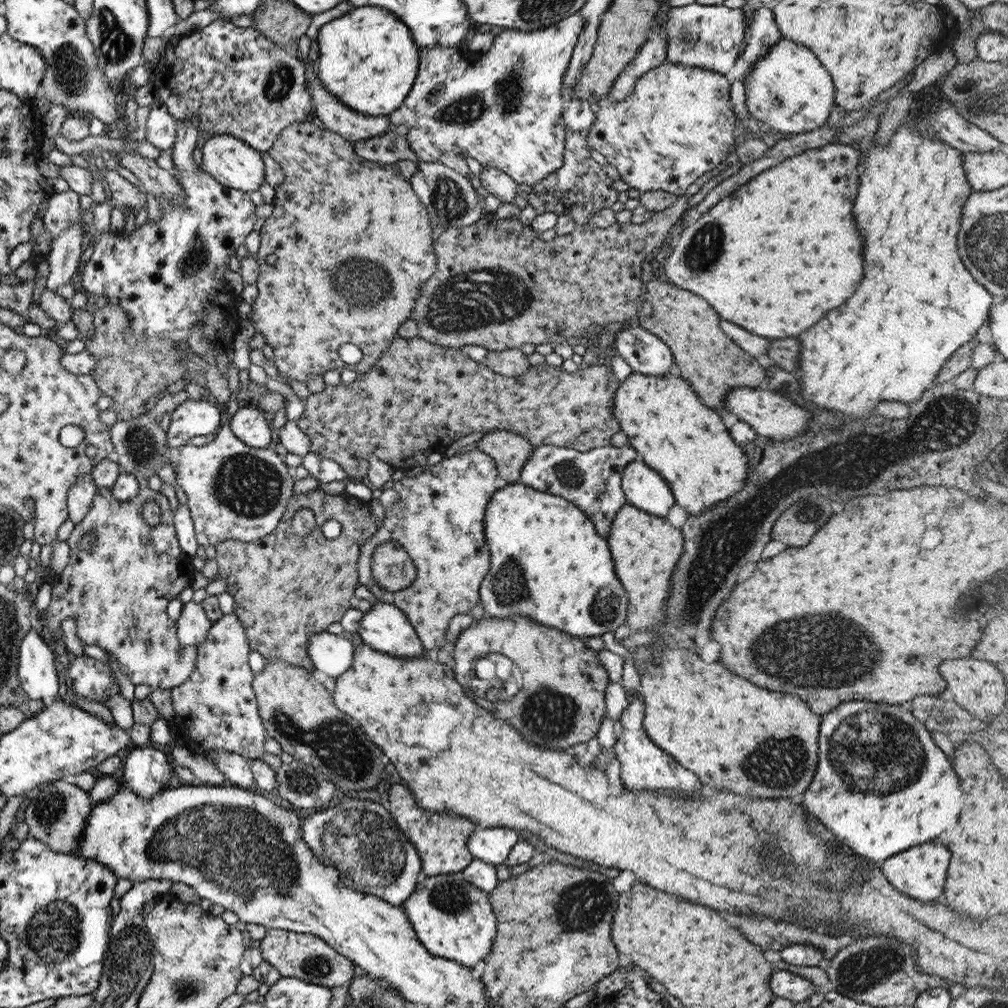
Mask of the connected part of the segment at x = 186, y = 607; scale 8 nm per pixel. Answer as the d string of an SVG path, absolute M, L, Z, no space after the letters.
M191 600L183 603L179 617L175 622L176 636L179 643L181 643L181 647L183 649L195 648L196 645L203 642L211 623L205 617L199 603Z

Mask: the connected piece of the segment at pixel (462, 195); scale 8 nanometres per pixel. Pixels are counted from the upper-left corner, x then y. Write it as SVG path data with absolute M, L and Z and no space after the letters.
M415 160L417 168L408 168L406 175L409 178L412 192L416 194L420 204L427 211L431 225L447 229L450 227L469 227L473 225L484 211L477 202L475 191L469 183L469 178L455 172L440 162L421 162Z

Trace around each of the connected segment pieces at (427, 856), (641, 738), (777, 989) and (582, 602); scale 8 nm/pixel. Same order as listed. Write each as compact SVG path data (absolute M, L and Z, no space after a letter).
M393 784L387 790L385 800L389 800L389 804L385 803L385 806L389 810L390 816L397 823L399 830L415 847L420 858L420 871L426 877L460 872L474 859L467 851L467 847L465 847L466 840L476 825L473 821L444 814L444 812L428 812L416 805L409 789L407 790L407 788L399 786L399 784Z
M639 694L628 696L628 706L621 712L619 722L621 725L621 737L613 746L614 756L619 760L619 778L622 786L630 792L637 791L666 791L673 796L699 796L704 792L704 786L699 782L695 774L683 768L672 756L663 752L646 736L642 728L644 705Z
M782 969L771 972L769 986L775 996L788 1000L793 1005L808 1000L809 996L815 992L815 985L807 978Z
M520 482L509 483L495 490L483 510L483 540L489 551L489 570L479 583L479 606L483 608L485 616L505 618L511 615L521 615L528 619L537 620L537 623L553 627L567 633L571 637L593 638L601 637L605 632L613 633L618 626L624 623L626 617L627 596L625 590L614 573L613 563L606 539L600 537L591 521L571 502L567 502L560 496L553 496L544 492L536 491Z

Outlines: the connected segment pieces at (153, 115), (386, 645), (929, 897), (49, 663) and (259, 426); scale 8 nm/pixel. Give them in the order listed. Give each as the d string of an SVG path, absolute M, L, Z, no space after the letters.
M158 99L149 107L144 139L160 151L171 150L175 140L177 122L173 120L172 116L165 110L163 103L159 102Z
M386 602L375 603L370 606L369 610L363 612L363 616L359 620L359 626L357 626L354 634L356 641L367 645L371 650L379 651L389 656L417 658L417 656L424 656L426 652L401 609Z
M931 840L927 844L915 845L903 852L898 852L893 856L880 862L881 872L887 878L887 882L905 894L911 896L913 900L919 900L923 904L933 904L943 892L943 882L945 882L945 872L949 864L949 852L943 848L937 840Z
M31 629L19 642L17 656L16 678L22 692L44 705L54 702L59 680L54 668L53 646Z
M242 401L229 420L229 428L235 437L251 448L271 446L271 432L258 406Z

